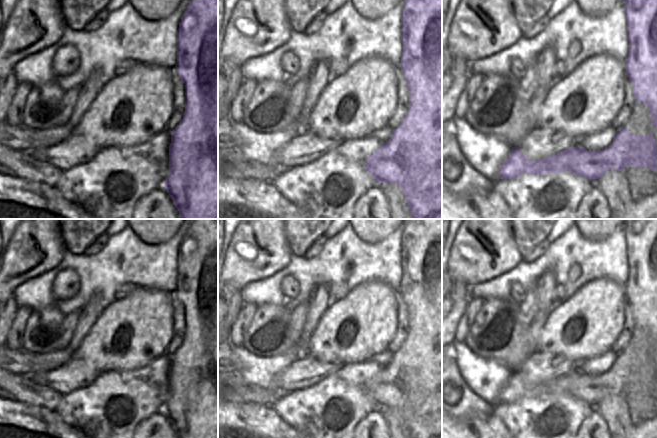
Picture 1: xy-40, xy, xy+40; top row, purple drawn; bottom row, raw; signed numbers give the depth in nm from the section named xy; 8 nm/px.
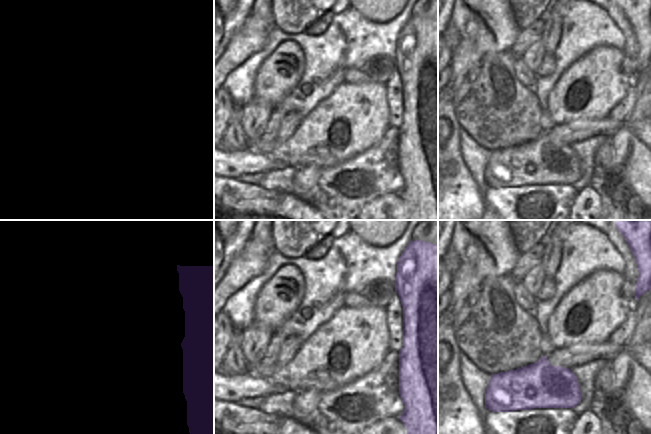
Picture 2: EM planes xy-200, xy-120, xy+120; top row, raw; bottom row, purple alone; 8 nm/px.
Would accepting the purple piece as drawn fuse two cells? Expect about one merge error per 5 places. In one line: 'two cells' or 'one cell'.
one cell

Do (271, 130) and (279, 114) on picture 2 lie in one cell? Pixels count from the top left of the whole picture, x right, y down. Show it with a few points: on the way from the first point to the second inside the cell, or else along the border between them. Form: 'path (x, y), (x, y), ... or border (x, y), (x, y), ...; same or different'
path (272, 126), (276, 118); same

